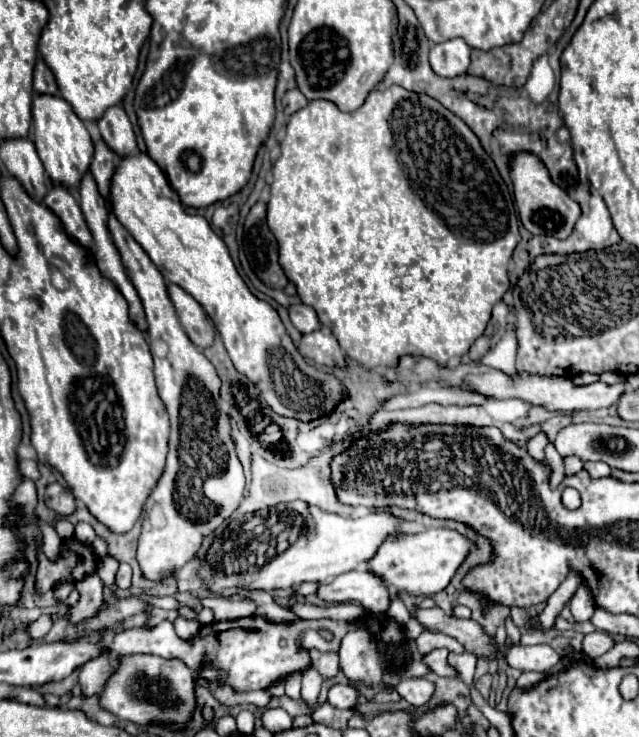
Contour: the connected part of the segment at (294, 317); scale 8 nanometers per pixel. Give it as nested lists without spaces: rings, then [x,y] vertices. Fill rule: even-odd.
[[[291,304],[289,306],[289,318],[291,318],[293,326],[301,334],[307,334],[307,332],[313,332],[313,330],[321,328],[315,310],[309,308],[309,306],[305,306],[305,304]]]

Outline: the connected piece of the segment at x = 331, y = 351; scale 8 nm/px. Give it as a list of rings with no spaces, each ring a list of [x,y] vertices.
[[[307,334],[303,338],[303,342],[299,344],[299,352],[313,360],[313,362],[319,362],[323,366],[343,366],[345,364],[345,356],[339,348],[339,342],[333,334]]]

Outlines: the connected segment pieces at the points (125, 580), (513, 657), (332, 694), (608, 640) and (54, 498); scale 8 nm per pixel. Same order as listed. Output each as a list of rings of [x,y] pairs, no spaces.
[[[121,564],[117,570],[117,578],[115,578],[119,588],[129,588],[131,586],[131,566],[129,564]]]
[[[511,646],[505,650],[505,658],[513,668],[541,674],[559,664],[559,654],[551,646]]]
[[[335,684],[335,686],[329,690],[327,702],[329,702],[331,706],[335,706],[335,708],[341,708],[341,710],[353,708],[355,702],[357,702],[357,692],[355,692],[355,688],[353,688],[351,684],[347,684],[347,686]]]
[[[591,632],[585,636],[583,640],[583,654],[591,660],[595,660],[597,656],[603,656],[605,652],[609,652],[615,646],[615,640],[611,634],[607,632]]]
[[[57,482],[47,486],[45,504],[47,504],[47,508],[51,508],[59,516],[69,516],[75,512],[75,496]]]

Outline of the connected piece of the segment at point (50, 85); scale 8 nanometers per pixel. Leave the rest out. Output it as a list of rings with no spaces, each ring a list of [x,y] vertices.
[[[43,60],[37,62],[35,66],[35,74],[33,74],[33,80],[35,80],[35,96],[39,94],[51,94],[51,96],[59,96],[59,88],[55,84],[55,78],[51,74],[51,70],[47,68],[47,64]]]

